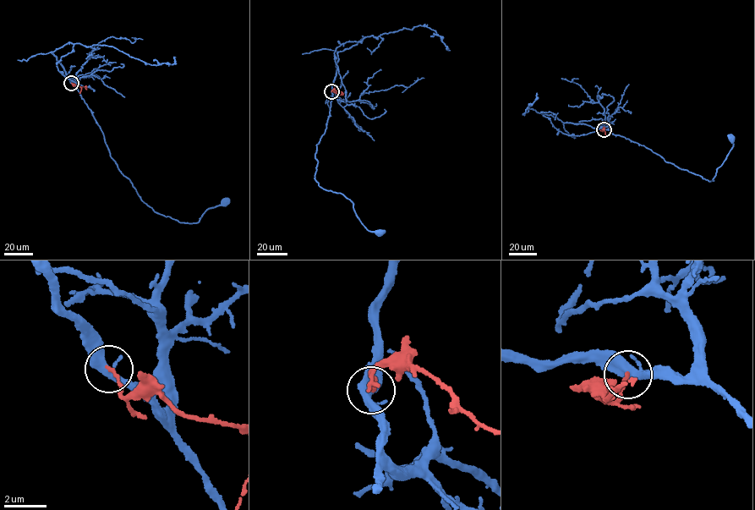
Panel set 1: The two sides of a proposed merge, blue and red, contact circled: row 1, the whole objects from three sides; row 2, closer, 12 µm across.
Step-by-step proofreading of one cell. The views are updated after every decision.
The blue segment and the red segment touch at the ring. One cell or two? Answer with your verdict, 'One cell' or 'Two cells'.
Two cells

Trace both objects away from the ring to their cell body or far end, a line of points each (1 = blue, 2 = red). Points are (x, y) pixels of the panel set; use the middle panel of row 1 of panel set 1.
1: (331, 91), (326, 128), (316, 145), (314, 178), (324, 189), (347, 198), (365, 227), (379, 233)
2: (331, 91), (334, 90), (341, 95), (341, 91)

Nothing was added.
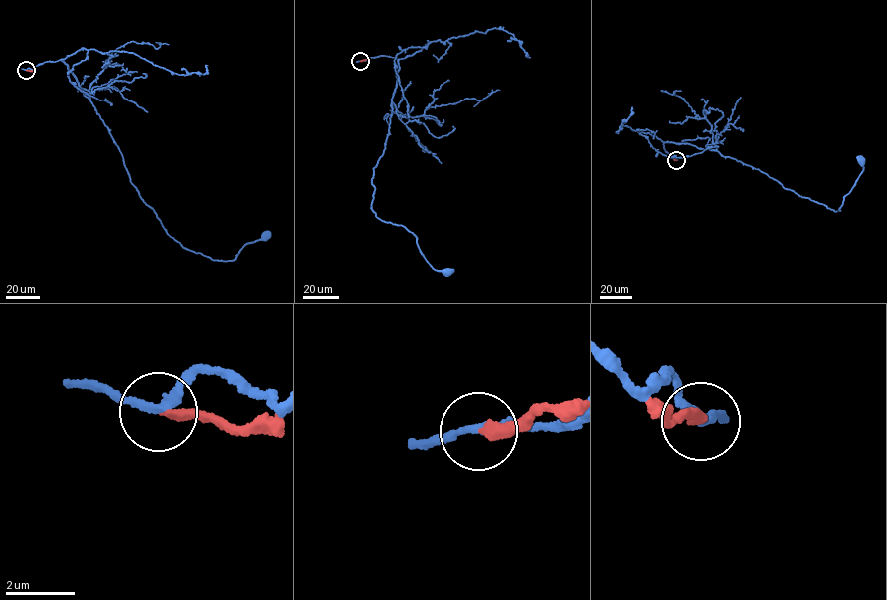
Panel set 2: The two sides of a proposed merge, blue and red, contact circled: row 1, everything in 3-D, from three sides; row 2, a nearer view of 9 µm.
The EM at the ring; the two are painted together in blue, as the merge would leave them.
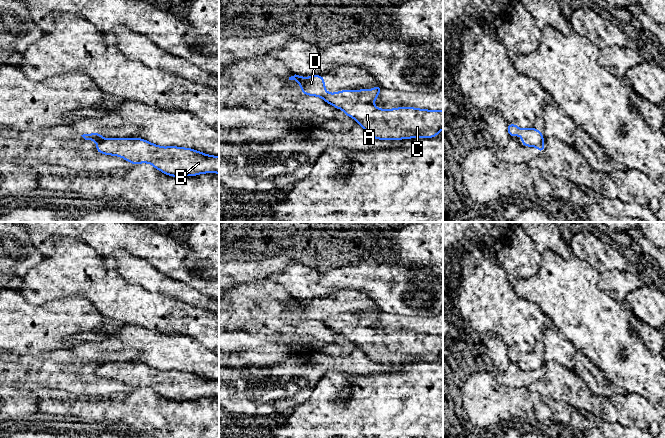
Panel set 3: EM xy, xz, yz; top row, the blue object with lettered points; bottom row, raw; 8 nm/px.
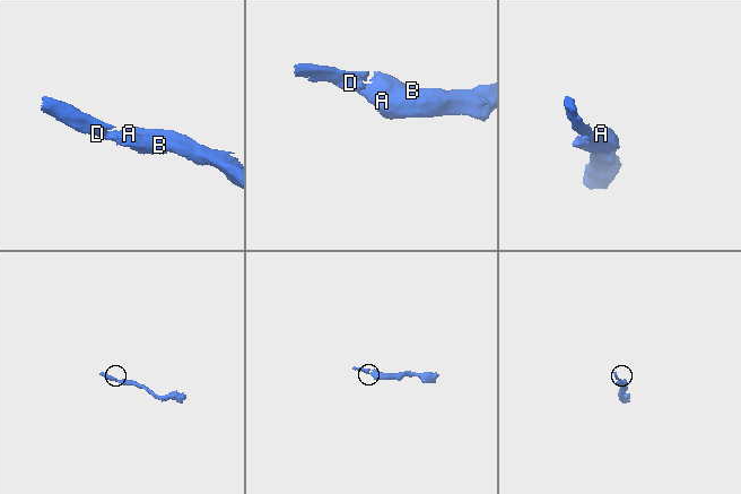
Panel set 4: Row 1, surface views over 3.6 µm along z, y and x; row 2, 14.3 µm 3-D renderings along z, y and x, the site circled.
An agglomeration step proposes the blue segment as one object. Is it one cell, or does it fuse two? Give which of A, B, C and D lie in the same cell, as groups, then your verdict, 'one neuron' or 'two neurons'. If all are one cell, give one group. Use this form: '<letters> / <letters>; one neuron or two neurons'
A B C / D; two neurons

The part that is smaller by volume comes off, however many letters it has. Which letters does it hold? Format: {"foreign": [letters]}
{"foreign": ["D"]}

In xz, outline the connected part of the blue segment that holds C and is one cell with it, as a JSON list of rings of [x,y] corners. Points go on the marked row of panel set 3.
[[[376,86],[370,90],[341,90],[327,93],[323,100],[337,109],[344,111],[346,116],[354,118],[357,123],[374,139],[401,140],[410,138],[433,138],[443,129],[443,110],[426,110],[413,107],[380,109],[374,106],[383,87]]]

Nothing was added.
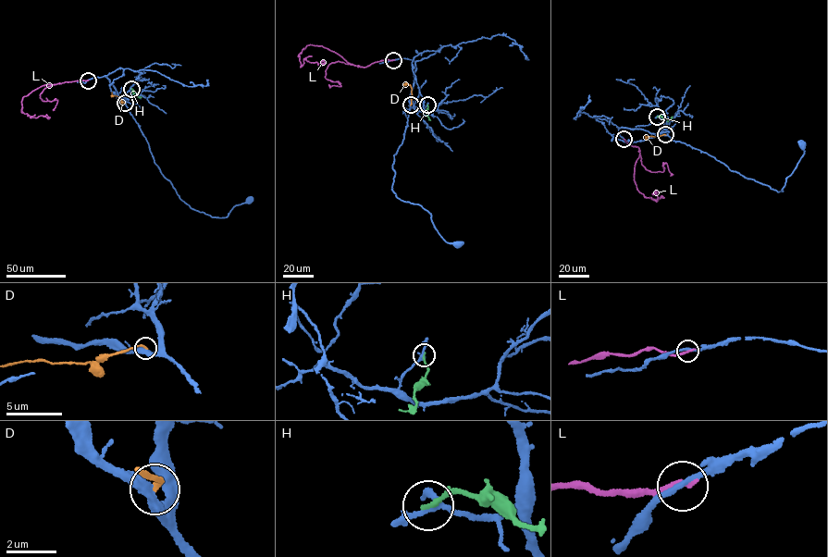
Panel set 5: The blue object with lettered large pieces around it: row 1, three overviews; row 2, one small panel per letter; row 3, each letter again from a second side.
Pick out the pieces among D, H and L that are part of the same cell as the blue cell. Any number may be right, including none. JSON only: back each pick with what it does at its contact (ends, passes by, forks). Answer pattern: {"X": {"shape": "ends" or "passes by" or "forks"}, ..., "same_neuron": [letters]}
{"same_neuron": []}

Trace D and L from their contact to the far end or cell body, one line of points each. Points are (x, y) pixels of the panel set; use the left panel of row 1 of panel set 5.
D: (125, 103), (112, 92)
L: (88, 80), (43, 85), (23, 97), (21, 111), (24, 114), (30, 117), (49, 117), (46, 115)

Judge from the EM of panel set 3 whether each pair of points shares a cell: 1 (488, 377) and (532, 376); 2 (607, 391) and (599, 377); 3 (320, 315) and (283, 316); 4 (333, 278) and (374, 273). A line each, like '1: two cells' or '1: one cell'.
1: two cells
2: one cell
3: two cells
4: one cell

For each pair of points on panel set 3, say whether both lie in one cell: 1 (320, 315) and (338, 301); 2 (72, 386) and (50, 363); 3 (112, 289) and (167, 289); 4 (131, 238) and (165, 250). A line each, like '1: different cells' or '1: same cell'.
1: same cell
2: same cell
3: different cells
4: same cell

